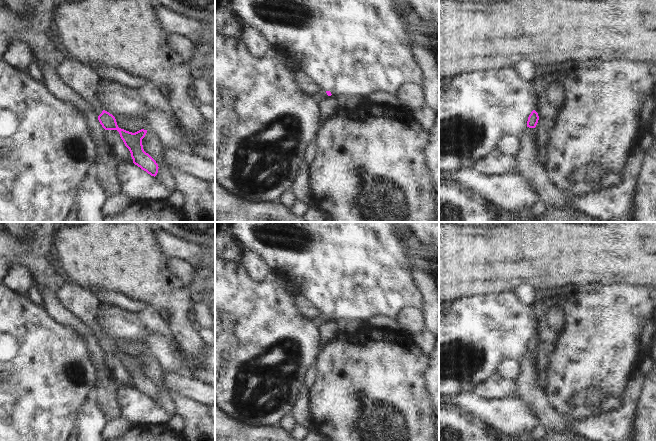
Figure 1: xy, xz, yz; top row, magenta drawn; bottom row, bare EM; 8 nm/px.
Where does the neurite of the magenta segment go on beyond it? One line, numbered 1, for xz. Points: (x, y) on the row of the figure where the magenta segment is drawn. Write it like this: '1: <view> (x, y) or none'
1: xz (320, 95)

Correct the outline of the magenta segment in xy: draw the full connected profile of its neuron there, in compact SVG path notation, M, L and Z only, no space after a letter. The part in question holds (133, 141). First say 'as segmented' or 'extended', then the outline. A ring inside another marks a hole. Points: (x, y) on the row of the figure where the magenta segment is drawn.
extended; M64 60L55 71L61 81L81 96L85 103L98 116L98 120L105 130L117 130L125 146L129 149L133 163L151 176L158 173L158 164L144 151L142 139L147 130L141 129L135 133L118 127L115 117L105 111L99 104L97 94L101 80L95 75L93 69L77 60Z

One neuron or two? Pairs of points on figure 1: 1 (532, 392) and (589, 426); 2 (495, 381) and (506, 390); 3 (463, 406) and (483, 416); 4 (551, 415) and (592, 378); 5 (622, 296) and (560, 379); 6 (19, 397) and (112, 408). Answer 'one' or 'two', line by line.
1: two
2: one
3: one
4: two
5: one
6: two

